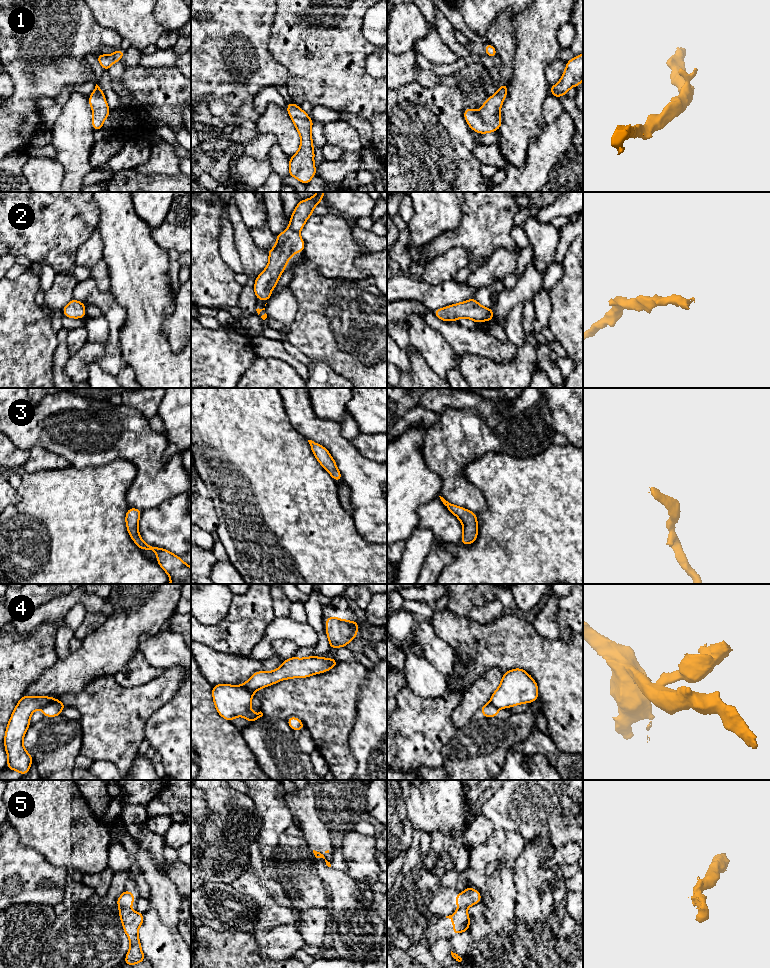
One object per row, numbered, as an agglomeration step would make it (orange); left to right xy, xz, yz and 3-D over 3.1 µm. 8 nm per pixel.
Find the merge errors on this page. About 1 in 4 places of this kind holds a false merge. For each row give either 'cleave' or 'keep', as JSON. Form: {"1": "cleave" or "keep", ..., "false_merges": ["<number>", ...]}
{"1": "keep", "2": "keep", "3": "keep", "4": "cleave", "5": "cleave", "false_merges": ["4", "5"]}

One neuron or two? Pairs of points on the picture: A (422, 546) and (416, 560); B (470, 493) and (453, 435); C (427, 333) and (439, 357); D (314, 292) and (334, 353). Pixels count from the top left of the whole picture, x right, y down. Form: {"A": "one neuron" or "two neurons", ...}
{"A": "one neuron", "B": "one neuron", "C": "one neuron", "D": "one neuron"}

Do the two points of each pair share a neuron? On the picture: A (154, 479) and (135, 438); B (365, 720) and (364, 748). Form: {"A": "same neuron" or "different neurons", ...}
{"A": "same neuron", "B": "same neuron"}

